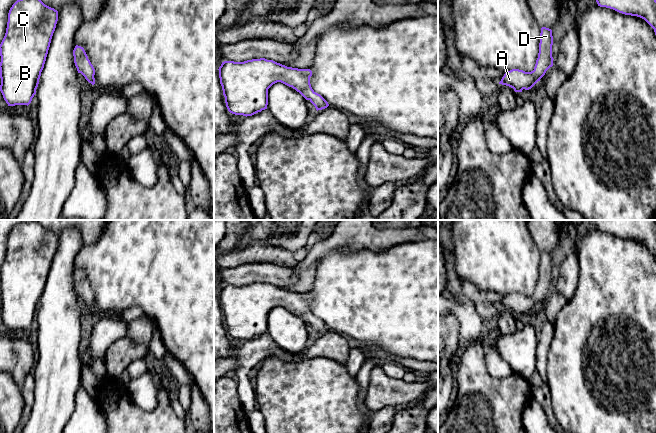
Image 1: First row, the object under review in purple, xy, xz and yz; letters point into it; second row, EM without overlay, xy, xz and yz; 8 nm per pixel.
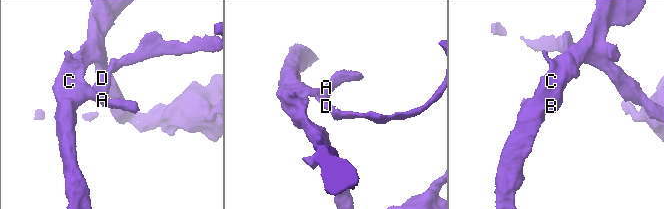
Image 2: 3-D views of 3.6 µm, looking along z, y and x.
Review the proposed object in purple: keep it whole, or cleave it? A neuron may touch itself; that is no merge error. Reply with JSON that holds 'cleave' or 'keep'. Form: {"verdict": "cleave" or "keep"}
{"verdict": "keep"}

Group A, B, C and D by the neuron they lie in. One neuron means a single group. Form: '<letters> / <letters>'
A B C D

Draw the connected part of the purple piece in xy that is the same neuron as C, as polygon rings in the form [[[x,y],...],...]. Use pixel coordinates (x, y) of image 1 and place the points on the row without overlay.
[[[37,221],[19,223],[10,232],[6,257],[0,268],[0,315],[8,330],[28,330],[31,327],[57,245],[58,235],[45,229]]]

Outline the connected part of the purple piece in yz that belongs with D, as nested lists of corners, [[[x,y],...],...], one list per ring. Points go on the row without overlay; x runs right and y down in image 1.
[[[546,251],[541,252],[539,277],[534,294],[525,296],[519,293],[512,293],[504,298],[499,308],[509,310],[515,316],[522,316],[523,313],[531,313],[545,299],[546,295],[553,290],[552,281],[553,260],[552,254]]]

